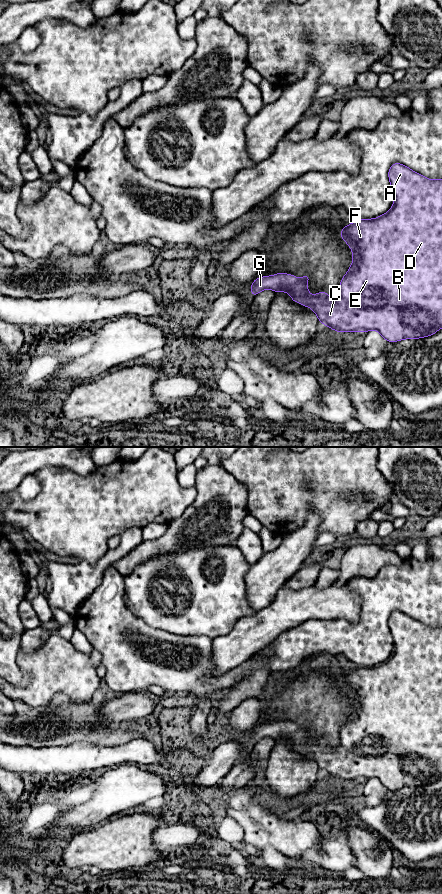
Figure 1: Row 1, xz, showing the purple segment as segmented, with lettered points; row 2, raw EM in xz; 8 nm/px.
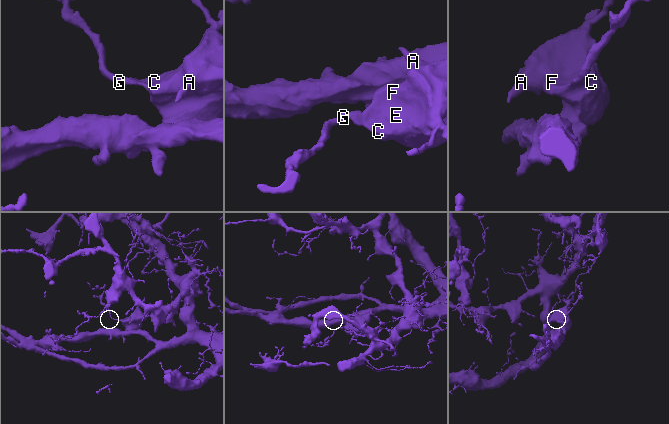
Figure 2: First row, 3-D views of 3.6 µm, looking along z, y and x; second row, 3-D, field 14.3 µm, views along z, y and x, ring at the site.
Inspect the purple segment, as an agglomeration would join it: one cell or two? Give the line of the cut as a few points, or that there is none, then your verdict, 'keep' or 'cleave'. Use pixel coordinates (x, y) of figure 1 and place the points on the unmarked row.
no cut | keep

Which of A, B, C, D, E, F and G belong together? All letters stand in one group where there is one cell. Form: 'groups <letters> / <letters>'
groups A B C D E F G

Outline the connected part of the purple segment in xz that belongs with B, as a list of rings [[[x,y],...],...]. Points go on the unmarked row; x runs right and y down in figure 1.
[[[393,611],[388,620],[389,629],[394,640],[394,652],[384,663],[375,667],[359,667],[347,674],[341,679],[341,686],[349,693],[352,698],[353,711],[340,730],[339,741],[336,747],[331,746],[324,739],[320,739],[315,743],[308,740],[307,730],[310,728],[309,722],[305,722],[302,726],[297,727],[292,722],[278,721],[272,724],[263,724],[256,726],[251,732],[252,745],[260,741],[264,737],[271,737],[274,740],[288,740],[294,750],[300,751],[305,755],[310,755],[317,763],[320,771],[339,780],[355,780],[362,781],[377,778],[387,790],[397,790],[403,787],[418,787],[434,783],[442,776],[442,627],[431,628],[421,622],[415,621],[407,614],[400,611]]]

